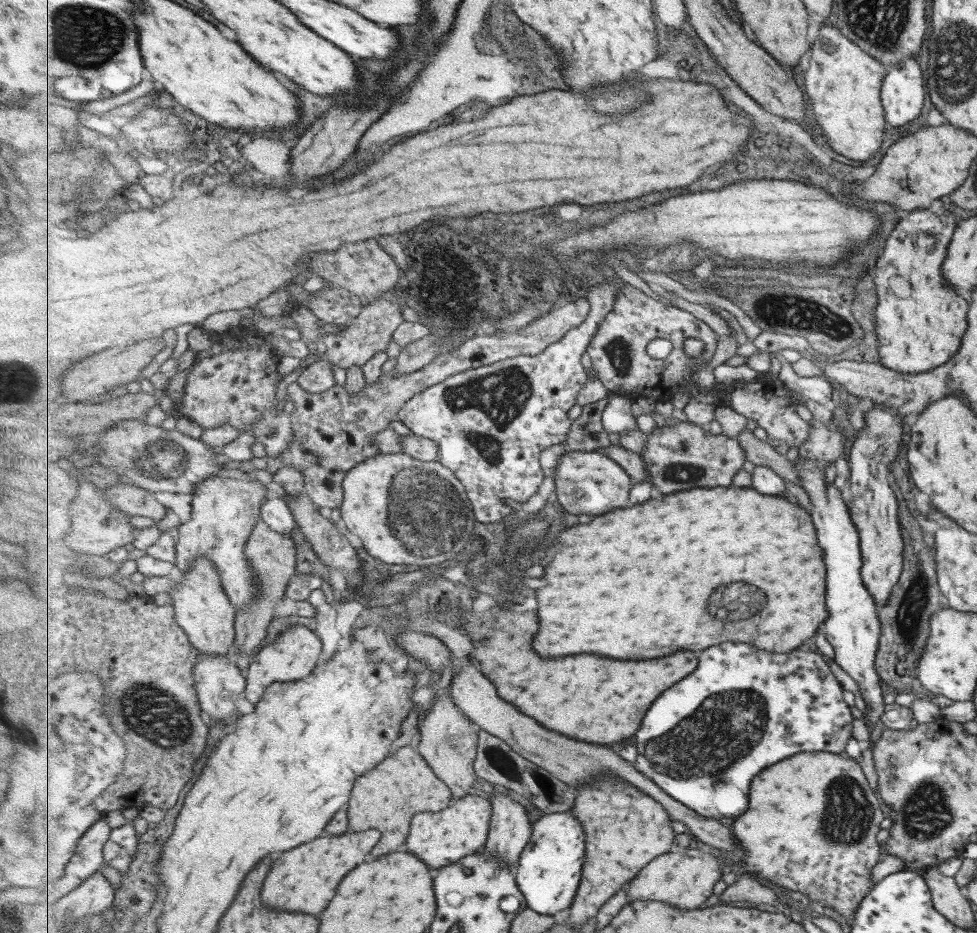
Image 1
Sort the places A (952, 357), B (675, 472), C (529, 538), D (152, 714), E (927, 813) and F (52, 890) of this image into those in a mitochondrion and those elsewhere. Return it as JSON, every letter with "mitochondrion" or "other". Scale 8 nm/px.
{"A":"other","B":"mitochondrion","C":"mitochondrion","D":"mitochondrion","E":"mitochondrion","F":"other"}

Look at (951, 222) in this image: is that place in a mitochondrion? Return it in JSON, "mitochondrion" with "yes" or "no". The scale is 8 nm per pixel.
{"mitochondrion":"no"}

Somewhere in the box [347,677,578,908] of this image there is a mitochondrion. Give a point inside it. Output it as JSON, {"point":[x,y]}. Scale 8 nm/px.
{"point":[497,758]}

